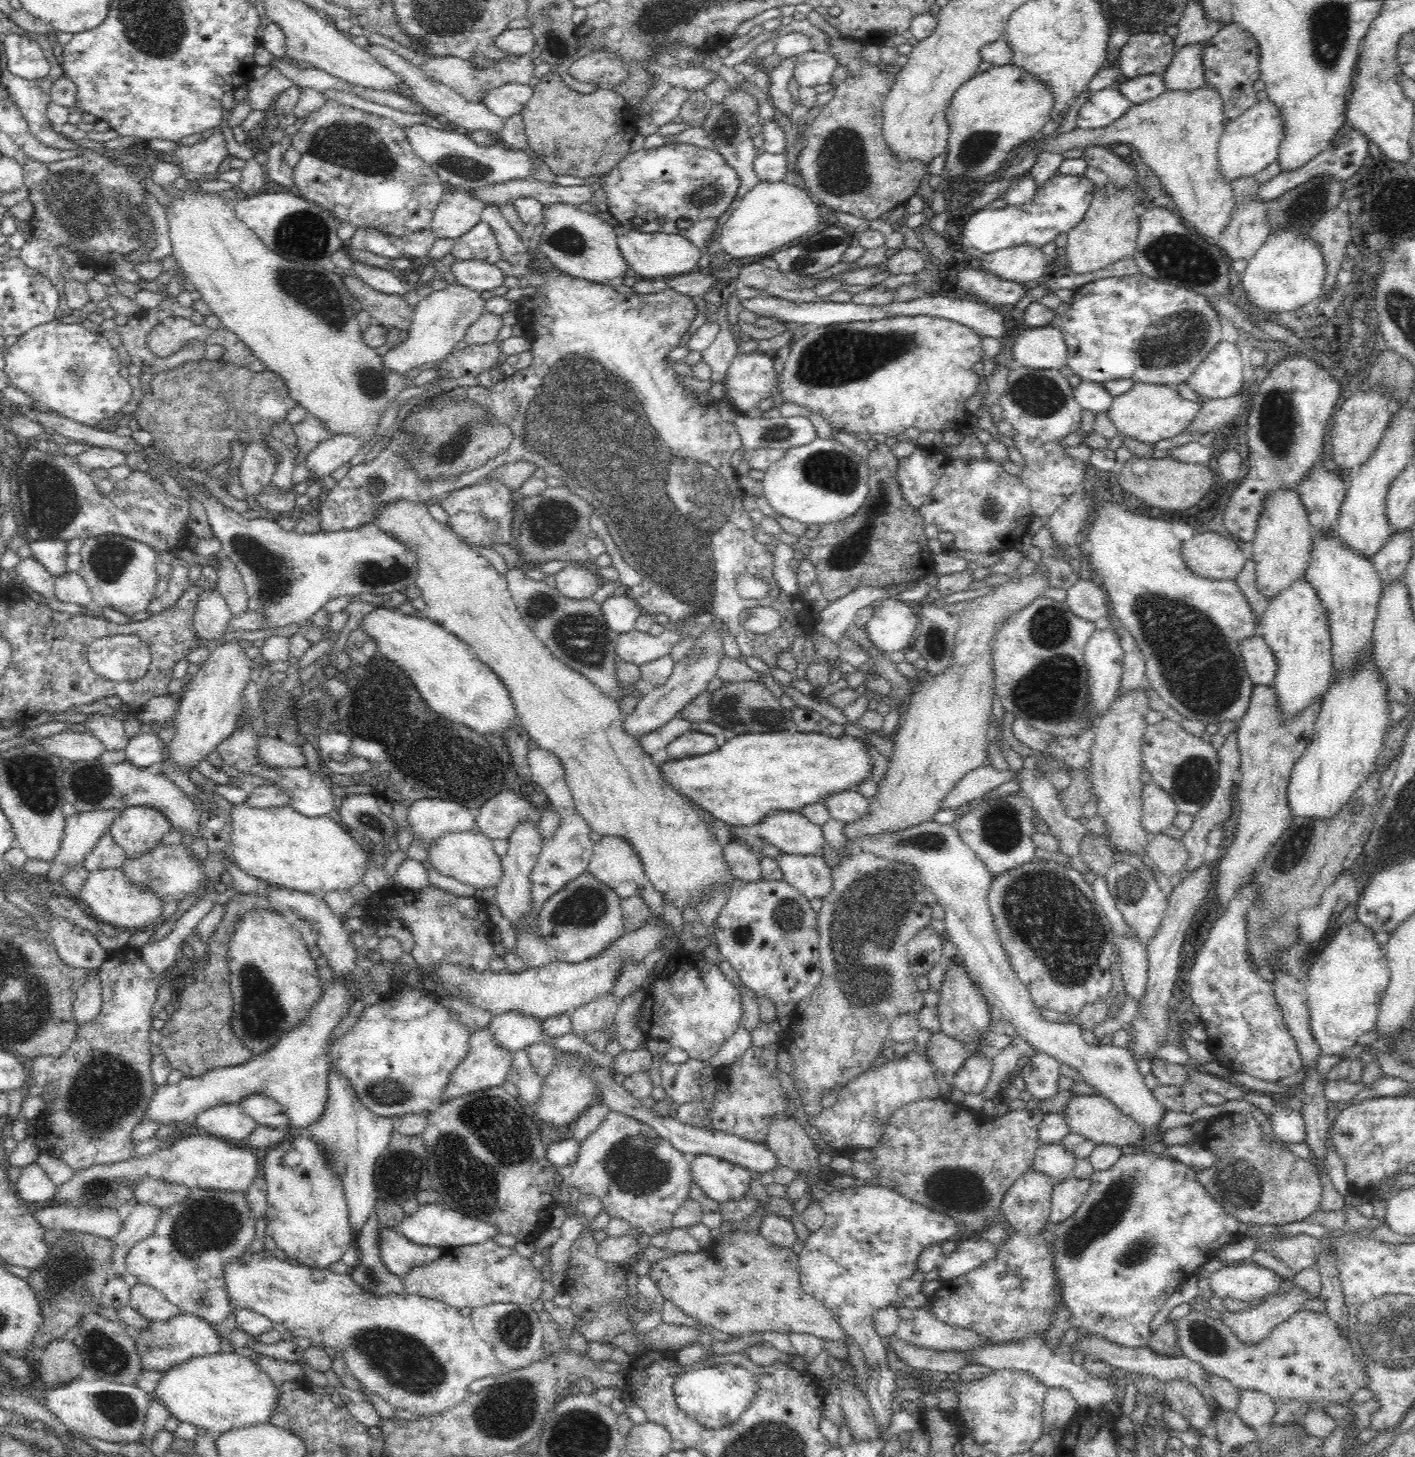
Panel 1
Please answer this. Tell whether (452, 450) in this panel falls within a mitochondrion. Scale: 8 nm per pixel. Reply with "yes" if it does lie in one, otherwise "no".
yes

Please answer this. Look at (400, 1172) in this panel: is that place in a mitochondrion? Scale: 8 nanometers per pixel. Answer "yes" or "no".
yes

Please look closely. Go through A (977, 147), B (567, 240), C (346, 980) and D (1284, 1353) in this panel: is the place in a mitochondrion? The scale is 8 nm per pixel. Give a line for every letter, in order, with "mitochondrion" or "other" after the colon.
A: mitochondrion
B: mitochondrion
C: other
D: mitochondrion

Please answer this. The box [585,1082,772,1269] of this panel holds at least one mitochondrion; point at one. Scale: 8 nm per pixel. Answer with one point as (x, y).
(632, 1165)

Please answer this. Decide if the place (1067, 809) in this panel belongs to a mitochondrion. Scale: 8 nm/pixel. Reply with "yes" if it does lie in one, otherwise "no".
no

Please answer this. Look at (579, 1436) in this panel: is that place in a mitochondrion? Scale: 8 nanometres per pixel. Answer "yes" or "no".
yes

